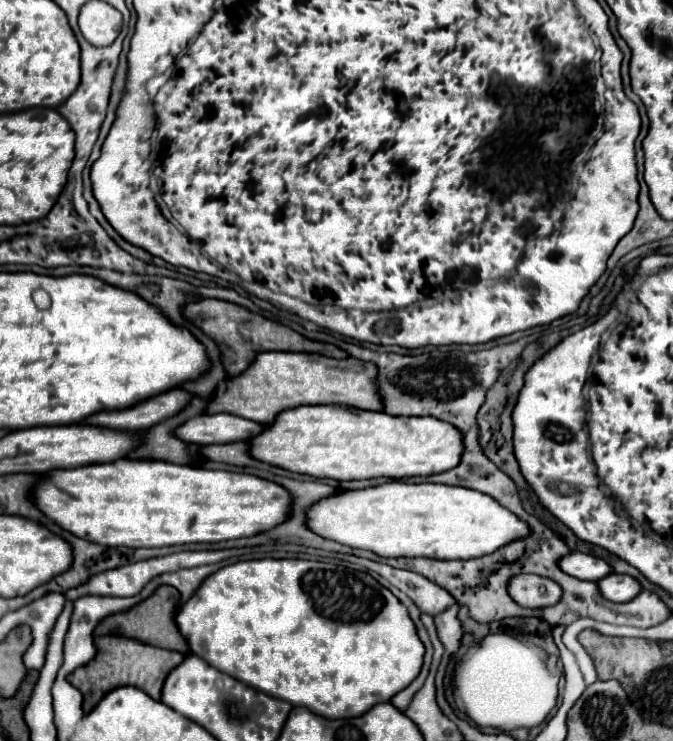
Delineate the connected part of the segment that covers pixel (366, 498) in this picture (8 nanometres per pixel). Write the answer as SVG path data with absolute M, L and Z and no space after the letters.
M388 482L362 490L346 490L328 498L314 502L306 510L306 526L314 530L318 536L340 542L350 548L372 550L378 556L396 558L396 556L424 556L424 558L440 558L440 560L468 560L476 556L486 556L496 552L500 546L524 538L528 532L528 524L524 524L510 510L500 506L490 496L446 484L406 484L406 482Z

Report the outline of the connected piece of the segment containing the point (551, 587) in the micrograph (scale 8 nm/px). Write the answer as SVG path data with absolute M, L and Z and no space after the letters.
M516 574L508 582L508 594L516 604L548 602L548 606L554 606L560 600L562 590L550 578L536 576L536 574Z

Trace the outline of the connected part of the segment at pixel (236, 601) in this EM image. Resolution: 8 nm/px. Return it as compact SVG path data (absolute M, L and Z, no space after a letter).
M266 558L261 560L248 560L248 562L236 562L230 566L220 568L212 576L208 576L200 590L178 610L176 614L176 626L184 640L188 640L188 646L192 654L204 658L210 666L214 666L220 672L230 674L232 678L262 690L268 696L274 698L284 698L292 706L306 706L314 714L322 718L356 718L368 712L374 704L388 702L394 694L404 690L420 672L422 668L422 658L424 658L424 644L420 642L414 622L410 620L406 608L400 604L400 600L384 588L380 582L376 582L368 572L360 570L350 570L344 566L334 566L334 564L324 564L324 562L312 562L303 559L274 559Z

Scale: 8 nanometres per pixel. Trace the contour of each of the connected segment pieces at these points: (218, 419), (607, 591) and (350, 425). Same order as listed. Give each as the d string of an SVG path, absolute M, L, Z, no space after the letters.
M200 414L178 426L174 430L174 436L178 436L186 444L208 446L248 440L262 428L264 426L258 422L244 420L232 414Z
M610 572L608 576L600 578L596 586L600 594L604 594L604 598L608 598L610 602L628 602L636 594L640 594L640 584L632 576L616 572Z
M298 406L298 408L288 408L284 412L280 412L276 416L274 422L266 424L268 430L264 430L264 434L260 434L260 438L252 438L252 442L248 442L248 454L260 462L266 462L270 466L276 468L284 468L296 474L308 474L314 478L334 478L334 480L362 480L362 478L406 478L406 476L430 476L430 474L440 474L446 472L450 468L454 468L460 458L462 458L462 432L454 430L454 426L450 426L448 422L436 420L436 418L416 418L416 416L390 416L386 412L366 412L366 410L356 410L356 408L346 408L346 406Z

